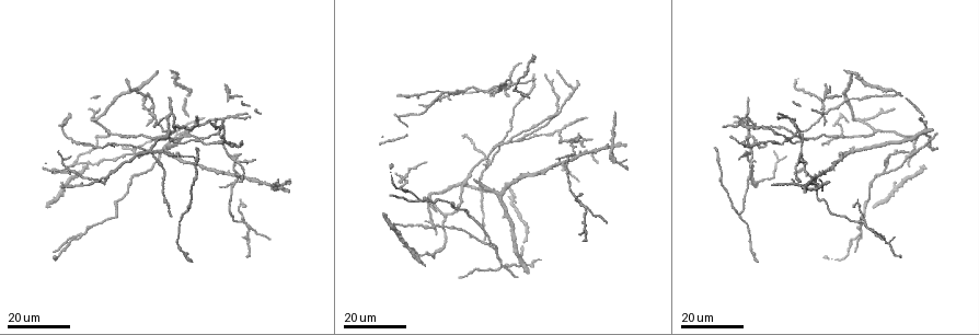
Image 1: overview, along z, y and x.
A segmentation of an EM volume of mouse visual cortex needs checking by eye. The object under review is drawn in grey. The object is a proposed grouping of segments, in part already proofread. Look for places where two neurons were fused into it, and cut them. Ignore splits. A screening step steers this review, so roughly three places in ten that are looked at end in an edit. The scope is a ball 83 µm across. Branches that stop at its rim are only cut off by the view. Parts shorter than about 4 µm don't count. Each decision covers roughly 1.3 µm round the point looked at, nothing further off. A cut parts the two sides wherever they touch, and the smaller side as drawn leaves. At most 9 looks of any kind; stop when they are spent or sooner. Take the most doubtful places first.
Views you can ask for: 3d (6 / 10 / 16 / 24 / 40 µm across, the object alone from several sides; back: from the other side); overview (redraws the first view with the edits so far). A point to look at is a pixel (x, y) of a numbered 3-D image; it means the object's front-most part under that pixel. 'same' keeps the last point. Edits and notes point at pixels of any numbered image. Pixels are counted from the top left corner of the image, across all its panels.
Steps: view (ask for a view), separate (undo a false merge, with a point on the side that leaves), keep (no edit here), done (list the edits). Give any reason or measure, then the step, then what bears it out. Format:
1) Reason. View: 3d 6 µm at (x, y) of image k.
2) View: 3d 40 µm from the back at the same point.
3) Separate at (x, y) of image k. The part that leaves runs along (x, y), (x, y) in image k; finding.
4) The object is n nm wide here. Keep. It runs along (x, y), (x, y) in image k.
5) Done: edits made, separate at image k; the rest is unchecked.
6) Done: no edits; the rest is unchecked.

Side arm on a straight run. View: 3d 16 µm at (439, 91) of image 1.

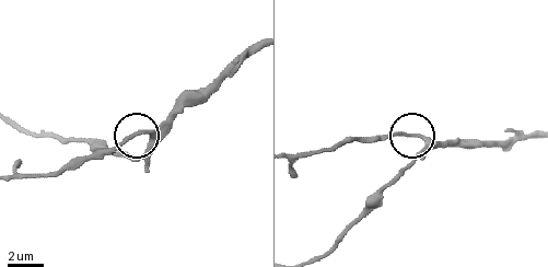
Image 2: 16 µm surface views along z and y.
View: 3d 6 µm at (151, 133) of image 2.

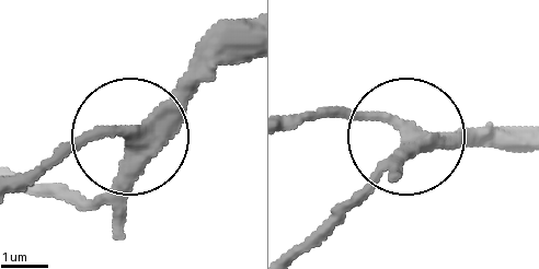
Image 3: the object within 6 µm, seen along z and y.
The object is 310 nm wide here. Keep. Continuous, no second neuron.

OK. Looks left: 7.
Looks like a crossing. View: 3d 24 µm at (147, 153) of image 1.

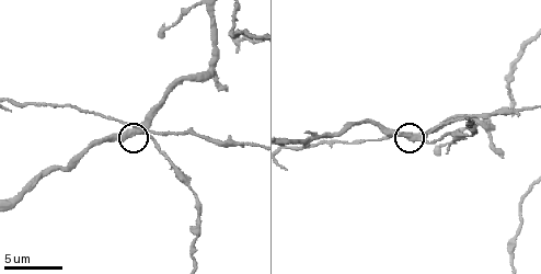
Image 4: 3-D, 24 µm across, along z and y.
View: 3d 10 µm at (141, 132) of image 4.

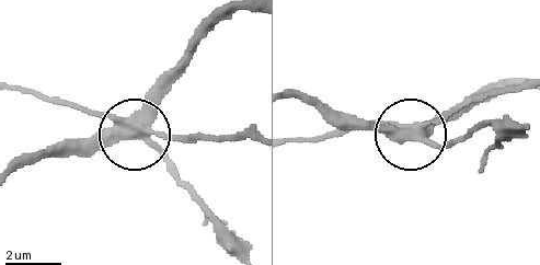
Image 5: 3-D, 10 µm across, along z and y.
The object is 410 nm wide here. Separate at (167, 139) of image 5. The part that leaves runs along (127, 123), (16, 90) in image 5; two neurons meet here.

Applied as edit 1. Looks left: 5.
View: overview.

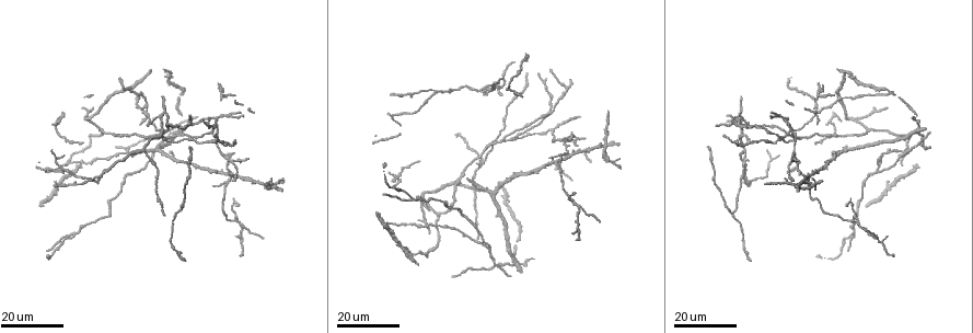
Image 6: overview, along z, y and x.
Three-way junction. View: 3d 16 µm at (214, 118) of image 6.

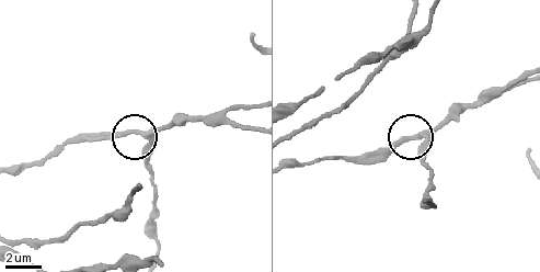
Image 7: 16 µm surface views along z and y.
View: 3d 6 µm at (142, 131) of image 7.

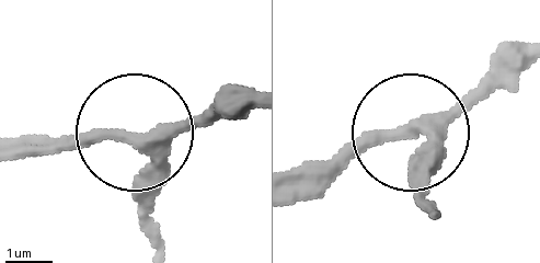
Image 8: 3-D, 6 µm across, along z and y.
The side arm is 39 µm long. Keep. It runs along (431, 212), (431, 152), (415, 133), (509, 50) in image 8; all the same neuron.

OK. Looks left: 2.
Arms part here. View: 3d 24 µm at (148, 113) of image 6.

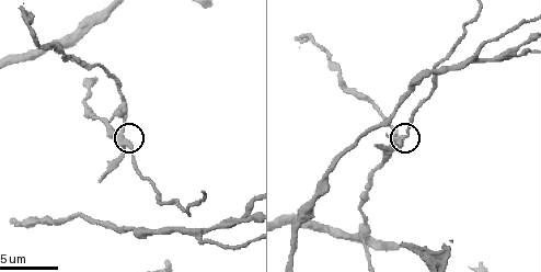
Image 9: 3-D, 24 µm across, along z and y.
View: 3d 10 µm at (120, 134) of image 9.

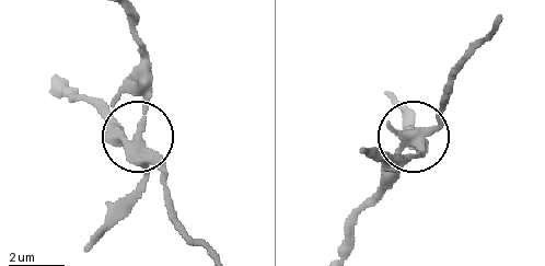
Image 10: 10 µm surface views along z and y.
3 arms meet here. Separate at (137, 191) of image 10. The part that leaves runs along (139, 148), (146, 50), (137, 21) in image 10; a second neuron is stuck on.

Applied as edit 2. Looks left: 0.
Done: edits made, separate at image 5, separate at image 10; the rest is unchecked.

